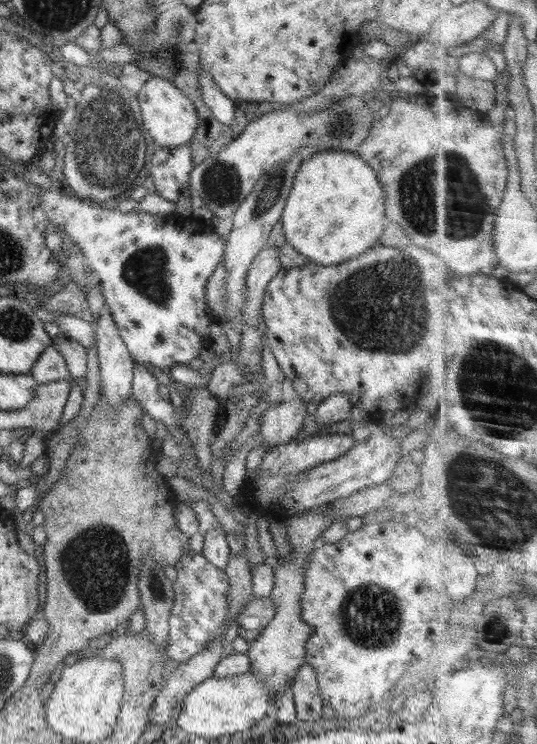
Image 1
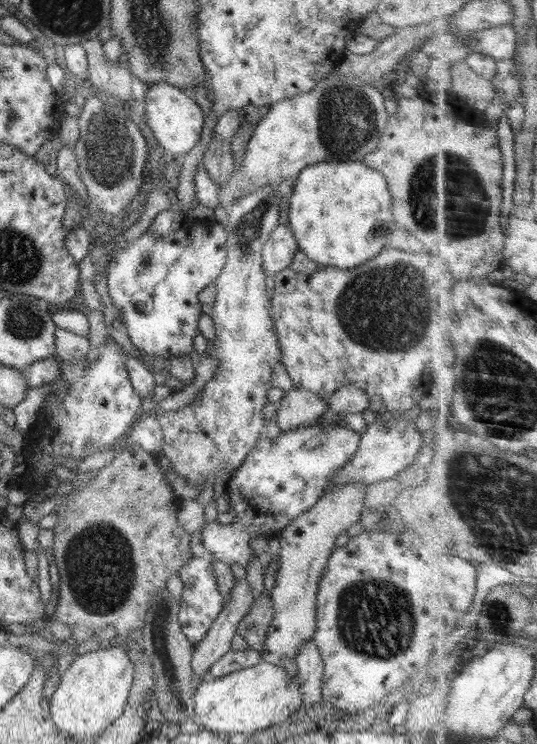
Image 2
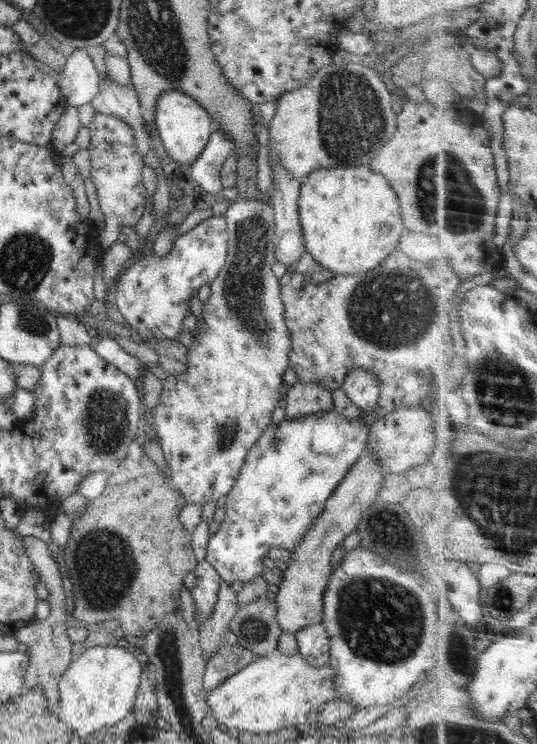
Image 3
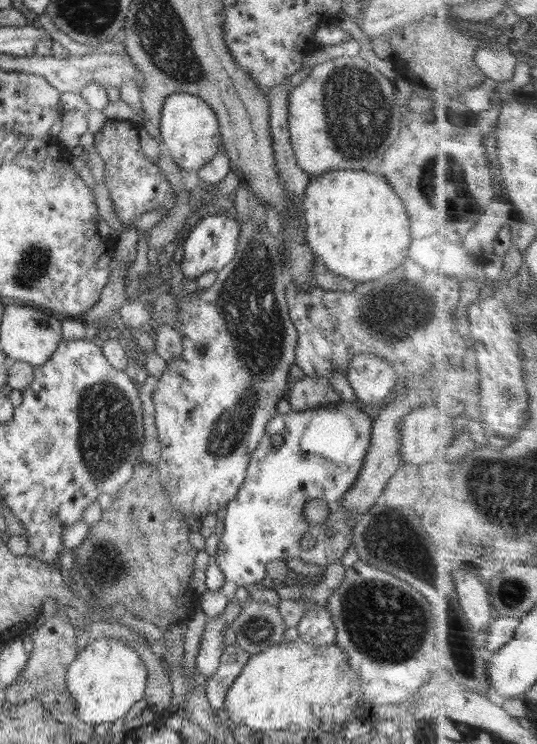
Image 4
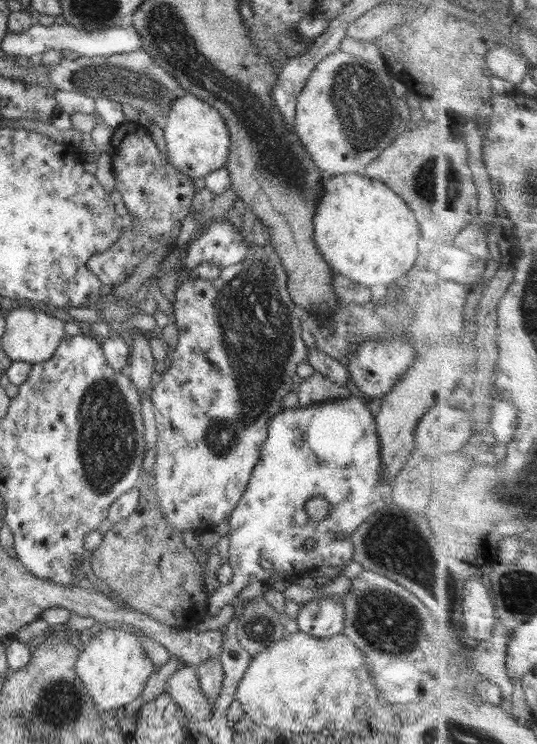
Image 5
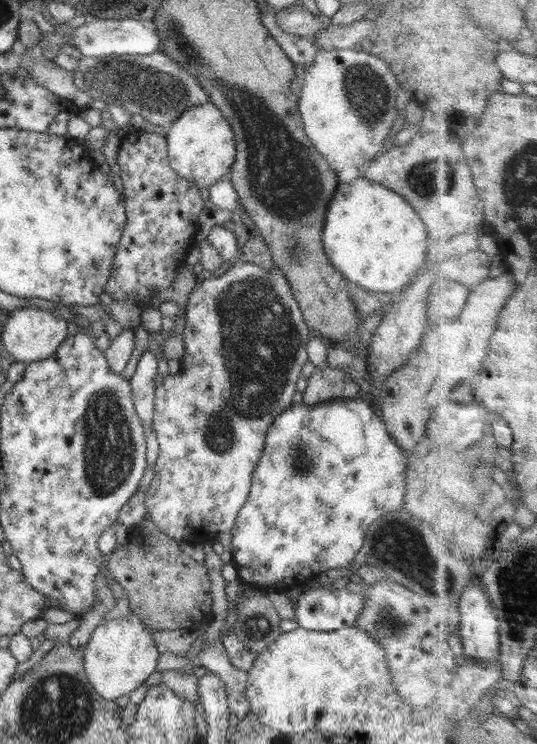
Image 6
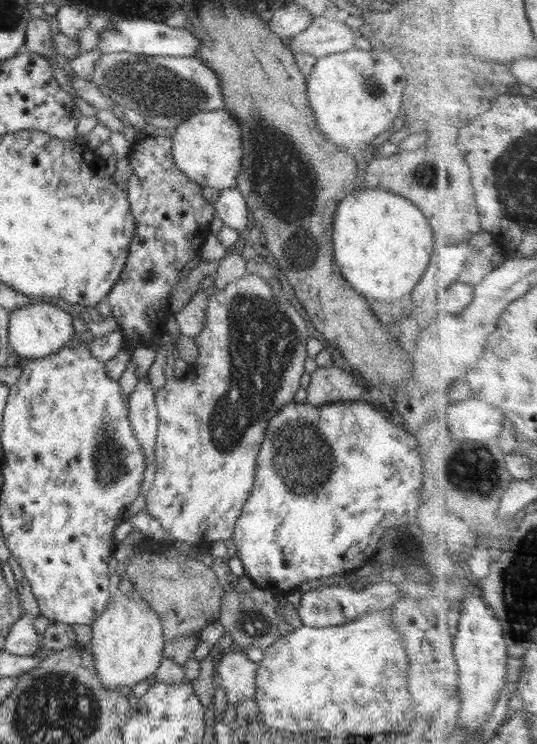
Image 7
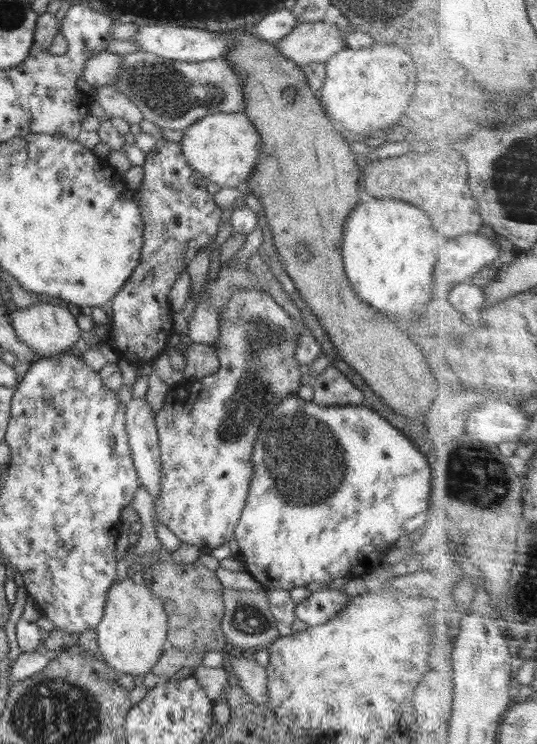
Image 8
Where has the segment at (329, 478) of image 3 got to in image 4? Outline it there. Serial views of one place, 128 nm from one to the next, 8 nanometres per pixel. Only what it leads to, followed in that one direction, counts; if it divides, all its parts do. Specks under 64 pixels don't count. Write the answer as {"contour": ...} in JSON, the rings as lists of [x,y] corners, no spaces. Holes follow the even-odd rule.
{"contour":[[[353,402],[332,404],[332,408],[312,410],[292,410],[289,413],[277,413],[266,425],[266,432],[258,443],[256,450],[250,455],[249,465],[242,486],[236,496],[229,500],[224,518],[224,533],[219,538],[214,563],[222,570],[225,583],[222,588],[200,595],[202,612],[207,617],[222,615],[226,604],[234,600],[234,593],[239,586],[261,583],[267,576],[265,565],[271,560],[298,558],[306,563],[326,566],[344,556],[346,548],[353,544],[353,528],[358,522],[356,516],[350,515],[344,507],[345,494],[351,490],[358,473],[361,471],[373,429],[372,418],[361,405]],[[272,436],[282,436],[284,443],[276,449],[272,445]],[[313,498],[322,498],[328,502],[330,514],[321,525],[310,525],[303,516],[304,505]],[[304,536],[314,536],[316,543],[312,548],[304,550],[300,540]]]}

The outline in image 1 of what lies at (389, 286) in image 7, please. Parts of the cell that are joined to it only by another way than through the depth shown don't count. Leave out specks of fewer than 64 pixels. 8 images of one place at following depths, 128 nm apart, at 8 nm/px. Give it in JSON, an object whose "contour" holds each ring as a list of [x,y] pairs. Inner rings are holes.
{"contour":[[[337,150],[318,151],[305,156],[298,165],[299,171],[281,214],[282,230],[288,244],[306,259],[331,266],[358,258],[362,252],[379,243],[378,238],[384,233],[389,220],[384,214],[384,194],[376,180],[376,172],[359,155]]]}

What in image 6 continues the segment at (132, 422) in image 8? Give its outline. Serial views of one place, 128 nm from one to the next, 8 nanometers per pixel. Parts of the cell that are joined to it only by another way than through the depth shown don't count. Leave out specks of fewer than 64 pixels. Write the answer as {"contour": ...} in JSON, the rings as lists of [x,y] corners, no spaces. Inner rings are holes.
{"contour":[[[149,350],[144,351],[140,360],[138,360],[138,368],[129,383],[133,392],[133,403],[137,415],[142,421],[143,427],[152,429],[154,414],[154,397],[155,385],[154,379],[158,376],[156,356]]]}

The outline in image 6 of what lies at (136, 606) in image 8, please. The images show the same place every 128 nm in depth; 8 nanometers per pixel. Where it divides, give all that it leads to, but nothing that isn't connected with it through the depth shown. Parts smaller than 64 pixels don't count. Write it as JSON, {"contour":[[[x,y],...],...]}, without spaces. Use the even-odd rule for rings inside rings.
{"contour":[[[136,614],[123,619],[102,621],[83,647],[83,665],[87,679],[104,700],[116,700],[136,690],[156,671],[158,664],[157,646],[154,644],[152,628],[139,620]]]}

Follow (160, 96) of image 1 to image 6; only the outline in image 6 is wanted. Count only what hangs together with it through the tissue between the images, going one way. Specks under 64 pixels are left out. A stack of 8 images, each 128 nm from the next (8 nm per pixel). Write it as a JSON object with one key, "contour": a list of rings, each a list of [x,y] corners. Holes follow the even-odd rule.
{"contour":[[[210,101],[185,110],[167,129],[166,144],[169,165],[197,187],[212,186],[217,180],[228,178],[236,156],[236,143],[231,124],[219,108]]]}

